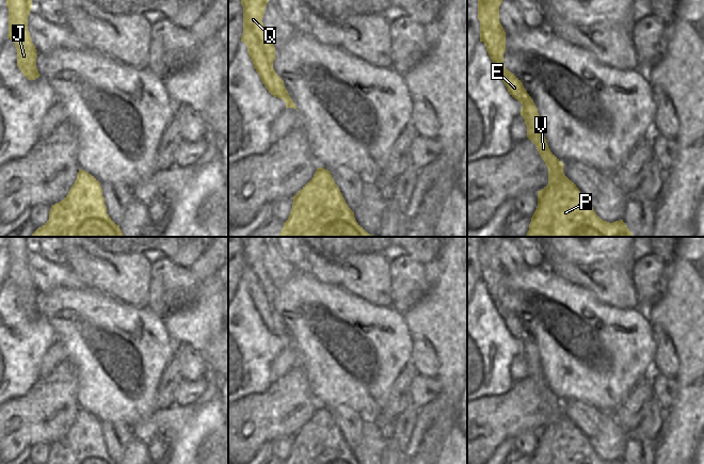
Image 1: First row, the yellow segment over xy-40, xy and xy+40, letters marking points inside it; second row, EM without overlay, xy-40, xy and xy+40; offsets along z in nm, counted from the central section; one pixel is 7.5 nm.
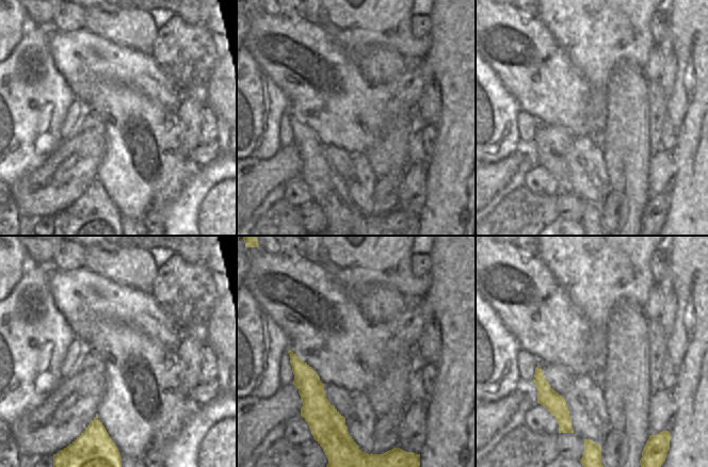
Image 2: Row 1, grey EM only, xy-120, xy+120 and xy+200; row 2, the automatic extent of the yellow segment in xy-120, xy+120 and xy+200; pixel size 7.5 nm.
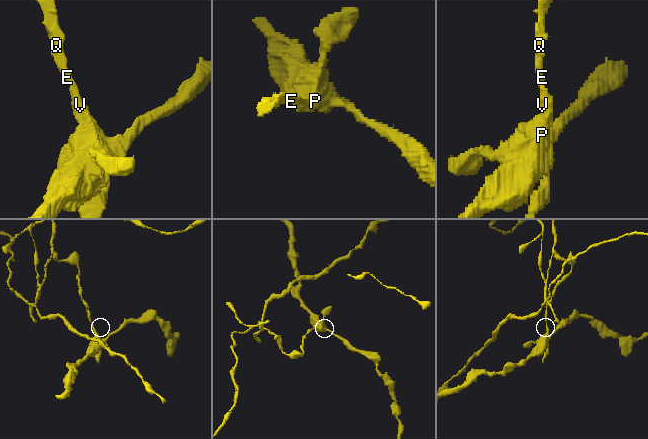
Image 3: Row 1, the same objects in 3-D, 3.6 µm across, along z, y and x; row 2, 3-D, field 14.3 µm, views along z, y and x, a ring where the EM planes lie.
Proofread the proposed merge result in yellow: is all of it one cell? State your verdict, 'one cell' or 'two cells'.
two cells

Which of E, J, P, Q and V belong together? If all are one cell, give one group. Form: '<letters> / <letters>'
E J Q V / P

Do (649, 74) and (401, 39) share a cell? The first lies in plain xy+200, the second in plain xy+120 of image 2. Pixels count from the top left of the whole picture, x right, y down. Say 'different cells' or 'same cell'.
different cells

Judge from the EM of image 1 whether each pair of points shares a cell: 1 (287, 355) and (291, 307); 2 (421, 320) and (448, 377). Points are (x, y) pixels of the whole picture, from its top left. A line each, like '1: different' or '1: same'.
1: different
2: same

